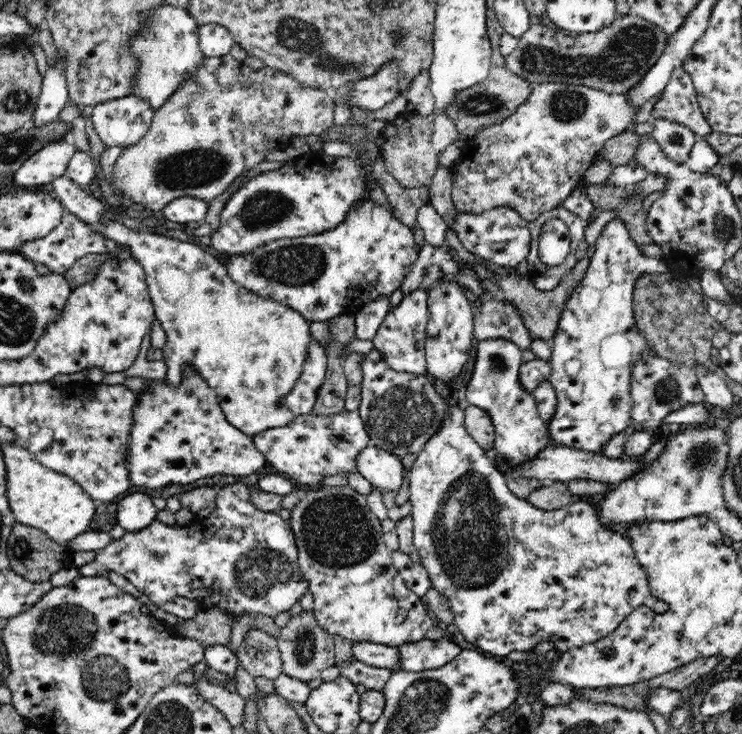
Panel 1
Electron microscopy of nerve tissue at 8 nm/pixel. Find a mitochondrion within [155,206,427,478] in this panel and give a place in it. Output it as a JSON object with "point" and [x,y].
{"point":[303,264]}

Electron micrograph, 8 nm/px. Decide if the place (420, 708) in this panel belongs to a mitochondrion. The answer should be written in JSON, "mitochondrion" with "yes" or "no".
{"mitochondrion":"yes"}

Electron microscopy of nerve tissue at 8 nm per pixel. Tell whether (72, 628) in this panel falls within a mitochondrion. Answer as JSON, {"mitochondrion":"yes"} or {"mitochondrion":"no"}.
{"mitochondrion":"yes"}

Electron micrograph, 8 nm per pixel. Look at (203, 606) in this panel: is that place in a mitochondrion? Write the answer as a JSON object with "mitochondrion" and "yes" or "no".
{"mitochondrion":"no"}

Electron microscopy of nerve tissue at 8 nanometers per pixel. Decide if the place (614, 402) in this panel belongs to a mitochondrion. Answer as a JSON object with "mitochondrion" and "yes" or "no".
{"mitochondrion":"yes"}

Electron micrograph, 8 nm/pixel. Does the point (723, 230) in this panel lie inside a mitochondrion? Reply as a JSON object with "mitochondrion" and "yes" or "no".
{"mitochondrion":"yes"}

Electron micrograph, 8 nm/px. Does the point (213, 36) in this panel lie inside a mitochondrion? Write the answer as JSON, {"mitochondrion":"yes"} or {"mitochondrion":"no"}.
{"mitochondrion":"no"}

